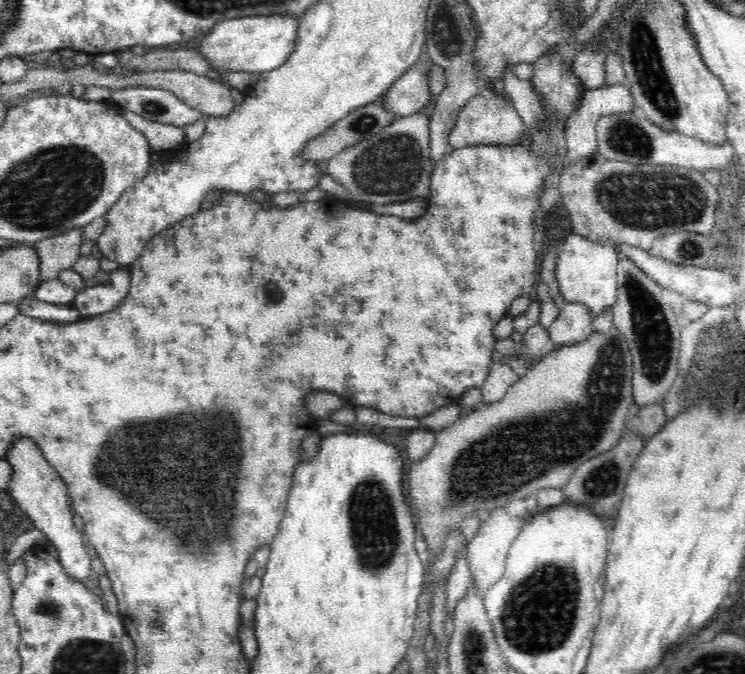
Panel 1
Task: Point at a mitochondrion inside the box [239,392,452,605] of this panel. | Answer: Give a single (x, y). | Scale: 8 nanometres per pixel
(375, 532)

